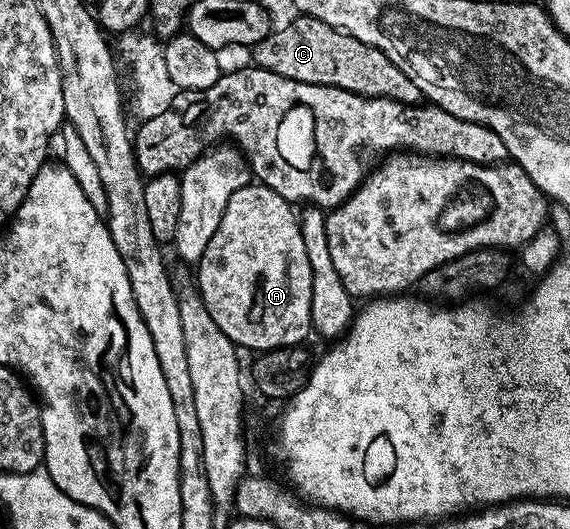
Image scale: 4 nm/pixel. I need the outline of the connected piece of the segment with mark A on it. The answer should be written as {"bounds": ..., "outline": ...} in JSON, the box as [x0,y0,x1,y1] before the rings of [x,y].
{"bounds":[196,181,312,353],"outline":[[[254,181],[249,185],[236,189],[232,197],[228,197],[228,209],[224,209],[224,217],[220,217],[220,225],[216,233],[212,233],[212,241],[208,241],[208,249],[204,249],[204,257],[196,264],[198,271],[198,284],[196,290],[201,295],[208,313],[212,313],[212,321],[220,325],[220,329],[239,348],[247,347],[250,353],[274,351],[277,347],[297,348],[297,343],[305,341],[312,335],[310,322],[312,321],[312,265],[308,265],[308,253],[304,250],[304,237],[300,233],[300,219],[294,211],[295,208],[280,193],[263,187],[261,183]]]}

